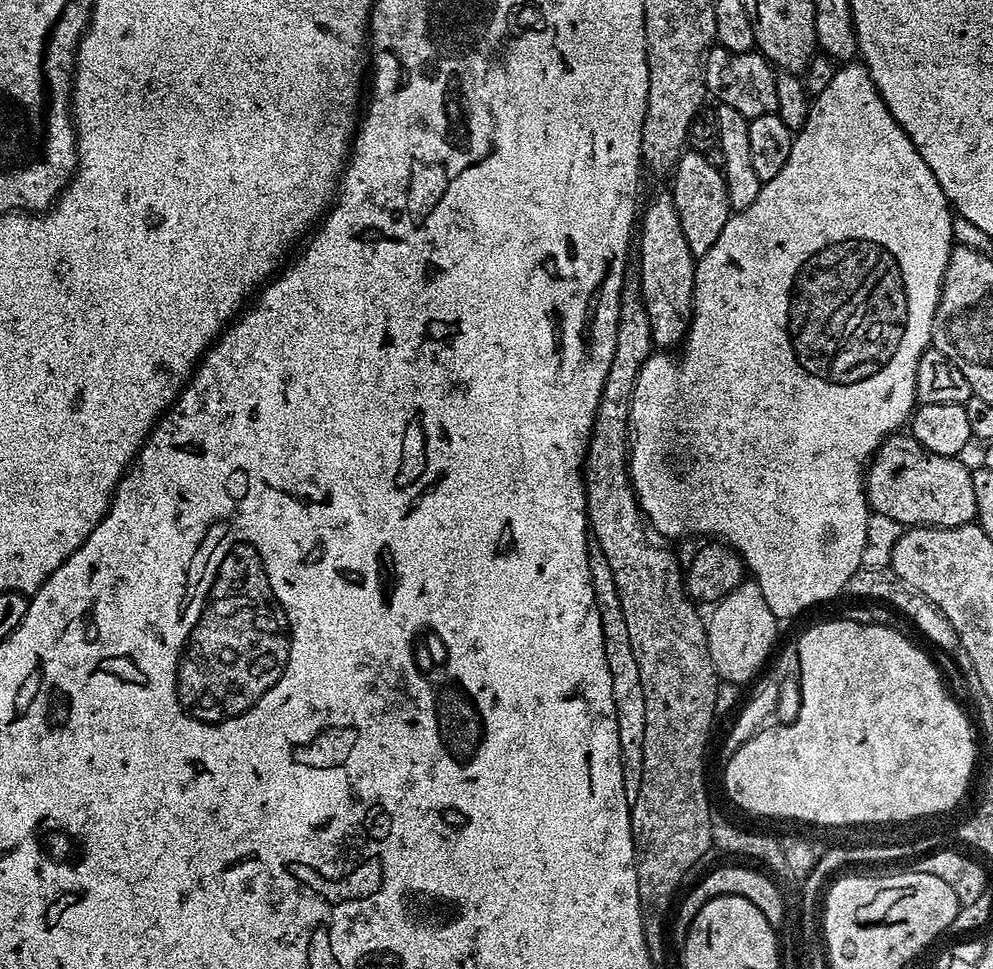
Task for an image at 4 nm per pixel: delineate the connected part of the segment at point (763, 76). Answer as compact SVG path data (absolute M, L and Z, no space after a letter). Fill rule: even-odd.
M716 46L704 58L704 87L707 95L711 99L713 96L716 104L734 106L734 110L738 110L738 114L749 121L762 114L775 112L778 106L776 73L777 69L758 50L731 52Z

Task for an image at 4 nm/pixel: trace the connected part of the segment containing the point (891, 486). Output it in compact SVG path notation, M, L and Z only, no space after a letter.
M893 434L880 443L880 449L873 452L866 468L866 491L868 506L872 512L886 514L901 526L918 528L953 528L970 524L976 520L974 502L973 469L955 456L939 456L921 446L911 434Z

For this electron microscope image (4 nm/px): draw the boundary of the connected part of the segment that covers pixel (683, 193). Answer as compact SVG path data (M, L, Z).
M685 151L676 161L671 180L672 201L682 222L682 234L690 246L693 257L699 258L706 254L706 250L710 250L710 246L714 246L722 226L726 226L730 215L724 173L717 165L715 168L702 153Z

